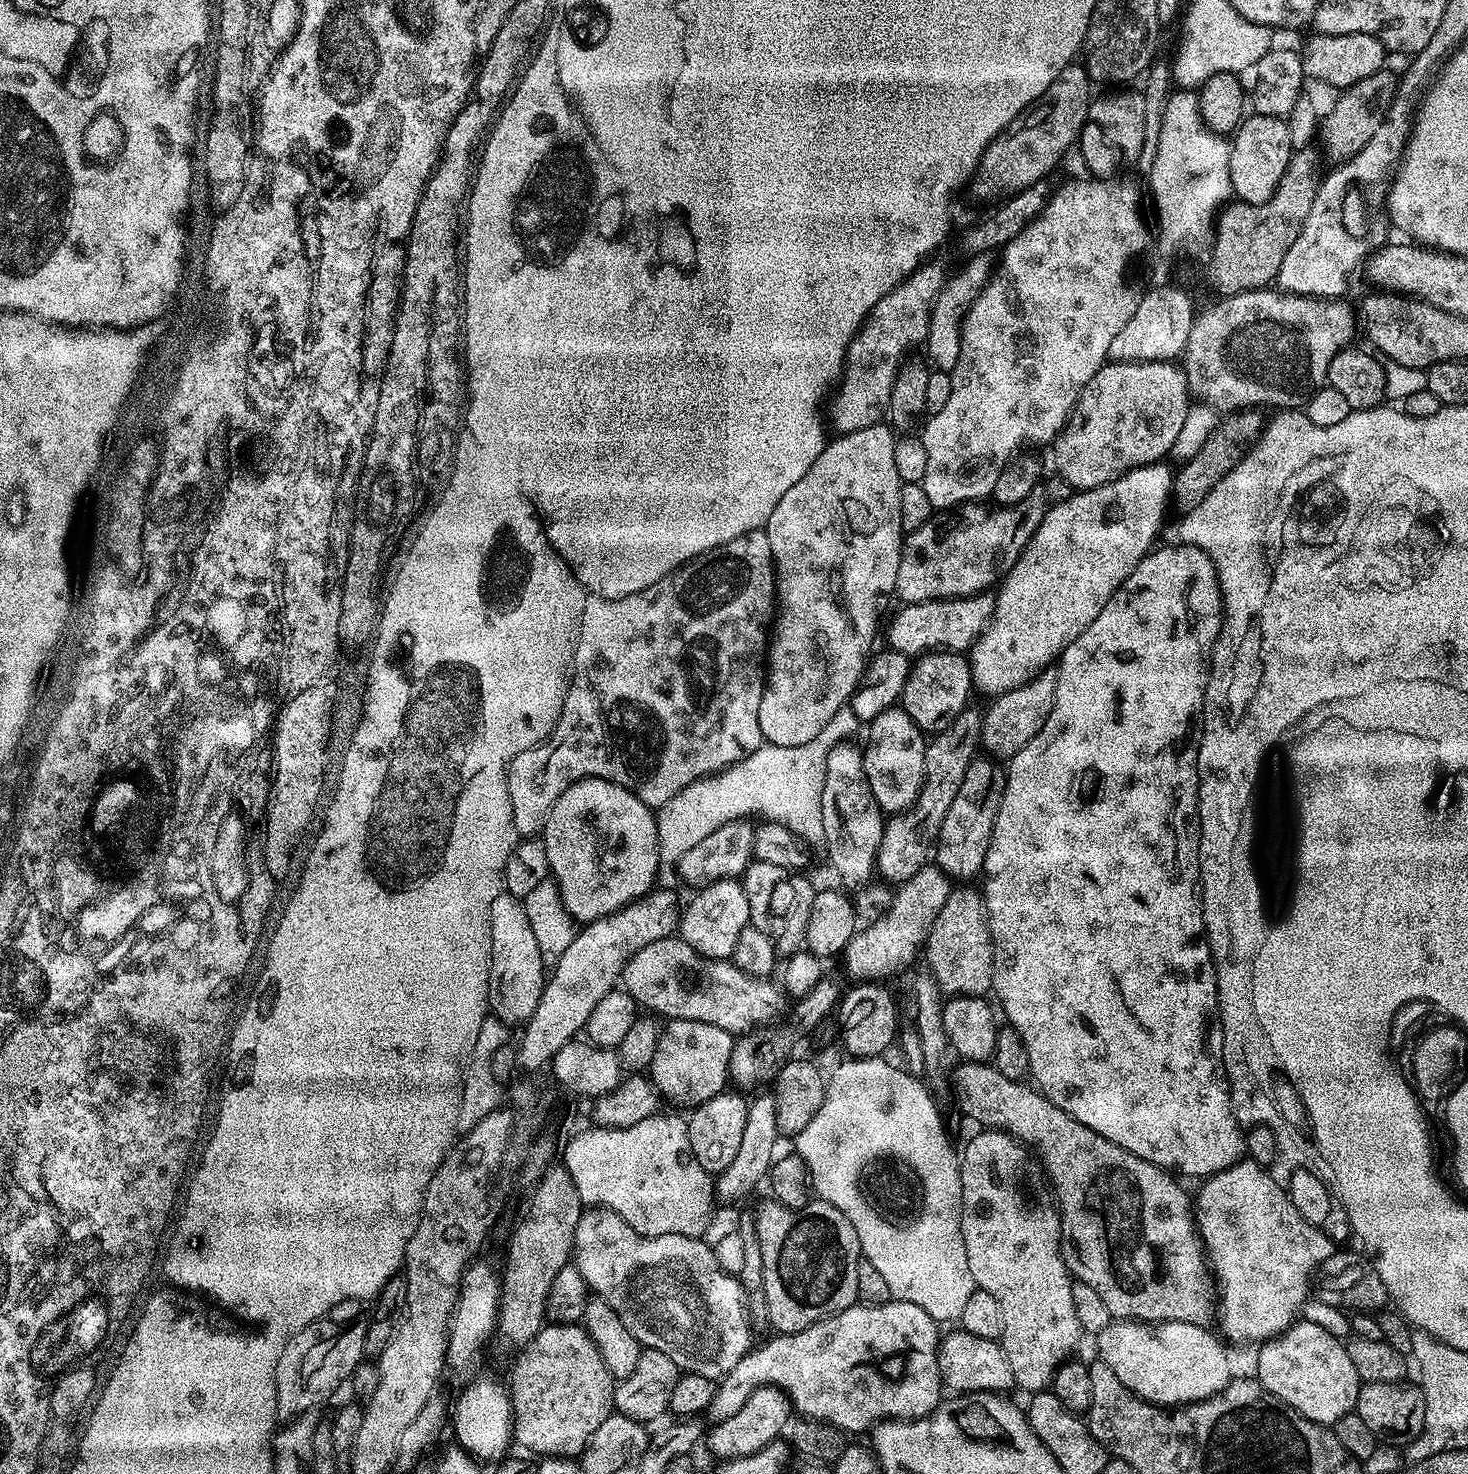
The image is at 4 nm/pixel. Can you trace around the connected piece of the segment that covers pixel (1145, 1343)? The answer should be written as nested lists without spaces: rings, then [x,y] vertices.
[[[1127,1318],[1113,1319],[1095,1337],[1098,1359],[1114,1374],[1118,1374],[1118,1382],[1126,1386],[1136,1396],[1161,1406],[1179,1406],[1194,1404],[1198,1400],[1210,1398],[1221,1392],[1234,1376],[1232,1364],[1228,1361],[1228,1352],[1220,1345],[1221,1337],[1215,1336],[1212,1330],[1202,1326],[1194,1326],[1186,1322],[1145,1322]]]

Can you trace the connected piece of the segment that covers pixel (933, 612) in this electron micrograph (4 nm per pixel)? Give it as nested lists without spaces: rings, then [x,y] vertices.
[[[988,594],[964,596],[960,599],[928,600],[921,604],[904,604],[901,612],[888,624],[887,647],[893,652],[901,652],[903,656],[915,658],[929,650],[951,650],[963,653],[971,649],[980,637],[985,626],[992,618],[993,597]]]

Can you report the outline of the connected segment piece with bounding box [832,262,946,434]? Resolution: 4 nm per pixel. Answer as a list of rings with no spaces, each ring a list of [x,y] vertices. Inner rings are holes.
[[[921,263],[908,279],[877,301],[850,342],[835,385],[836,397],[832,400],[832,424],[837,428],[837,433],[862,430],[885,419],[890,390],[896,371],[905,357],[904,351],[910,344],[923,345],[927,341],[932,304],[946,279],[946,272],[932,263]]]

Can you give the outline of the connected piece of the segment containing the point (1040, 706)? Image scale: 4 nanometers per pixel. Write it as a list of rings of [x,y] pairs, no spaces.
[[[1045,670],[1036,675],[1035,680],[1029,684],[1018,686],[1006,694],[995,697],[988,708],[988,713],[984,712],[980,726],[980,741],[989,757],[1010,758],[1030,742],[1042,730],[1046,718],[1052,713],[1052,707],[1056,701],[1056,674],[1055,671]]]

